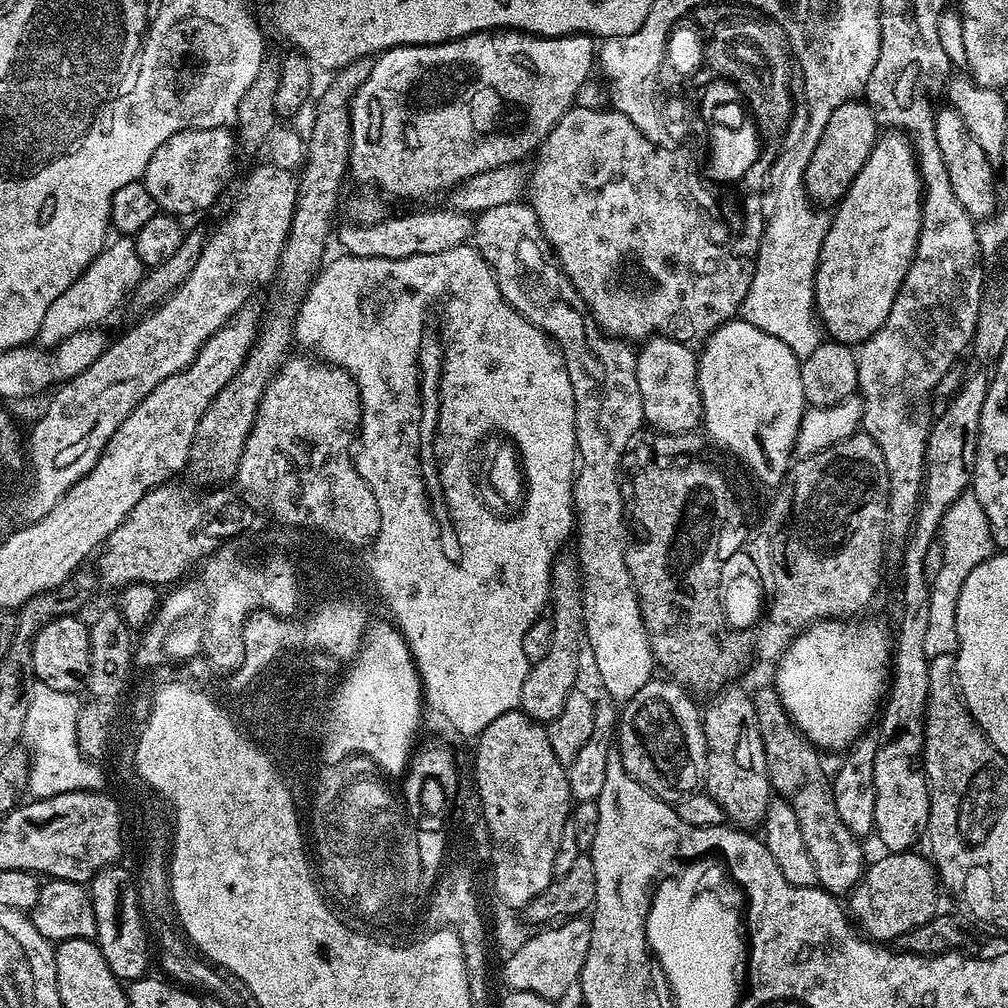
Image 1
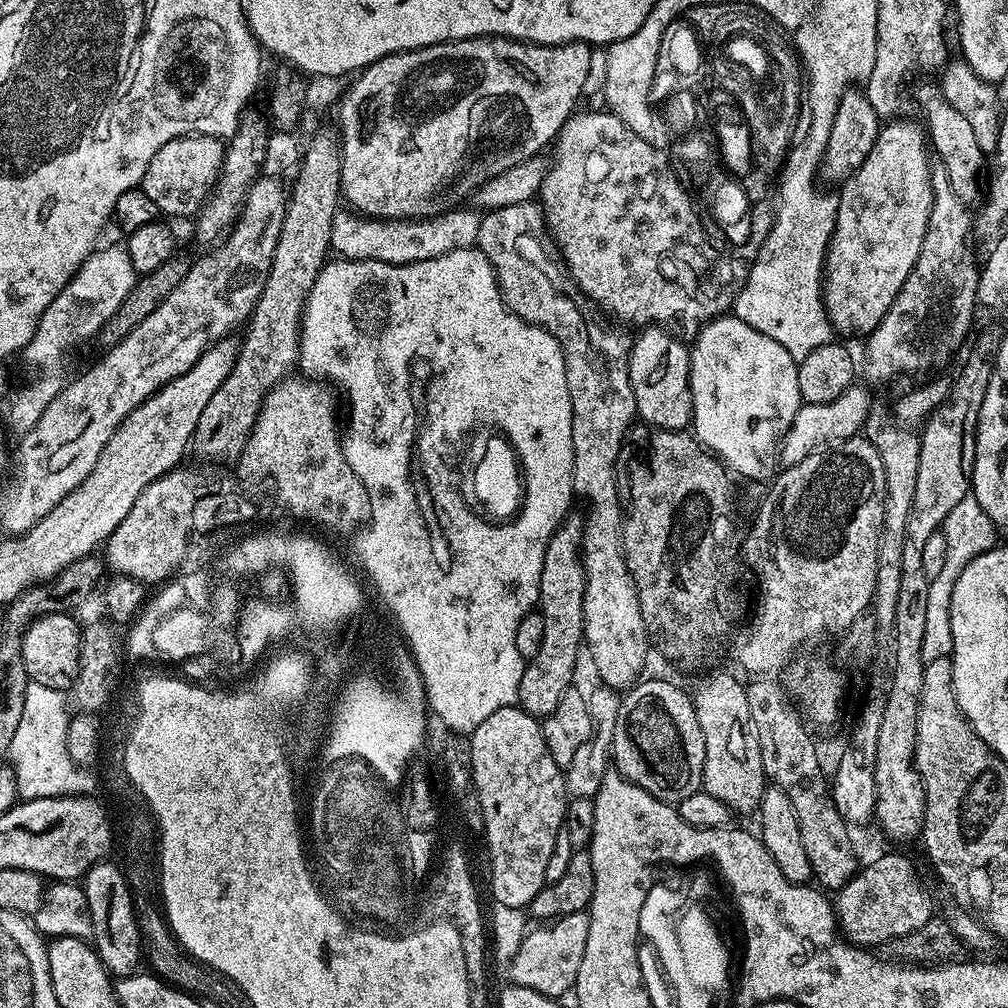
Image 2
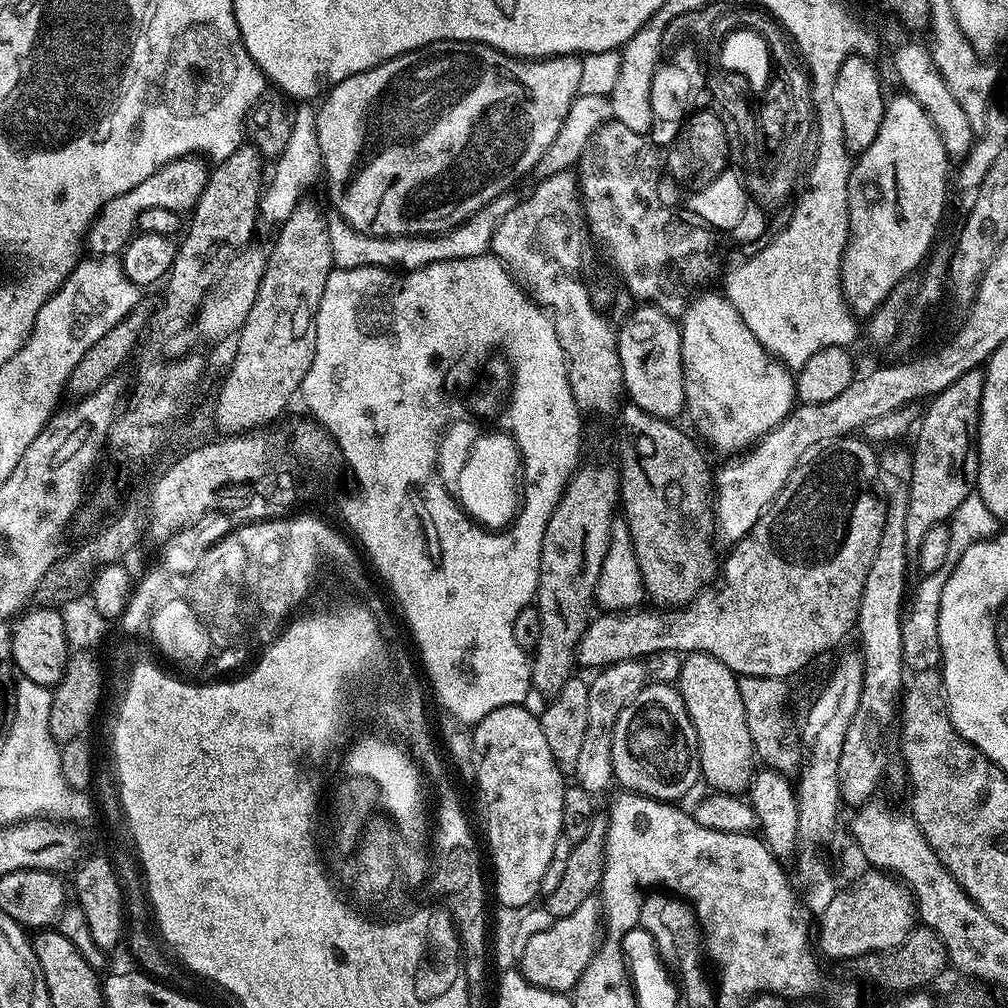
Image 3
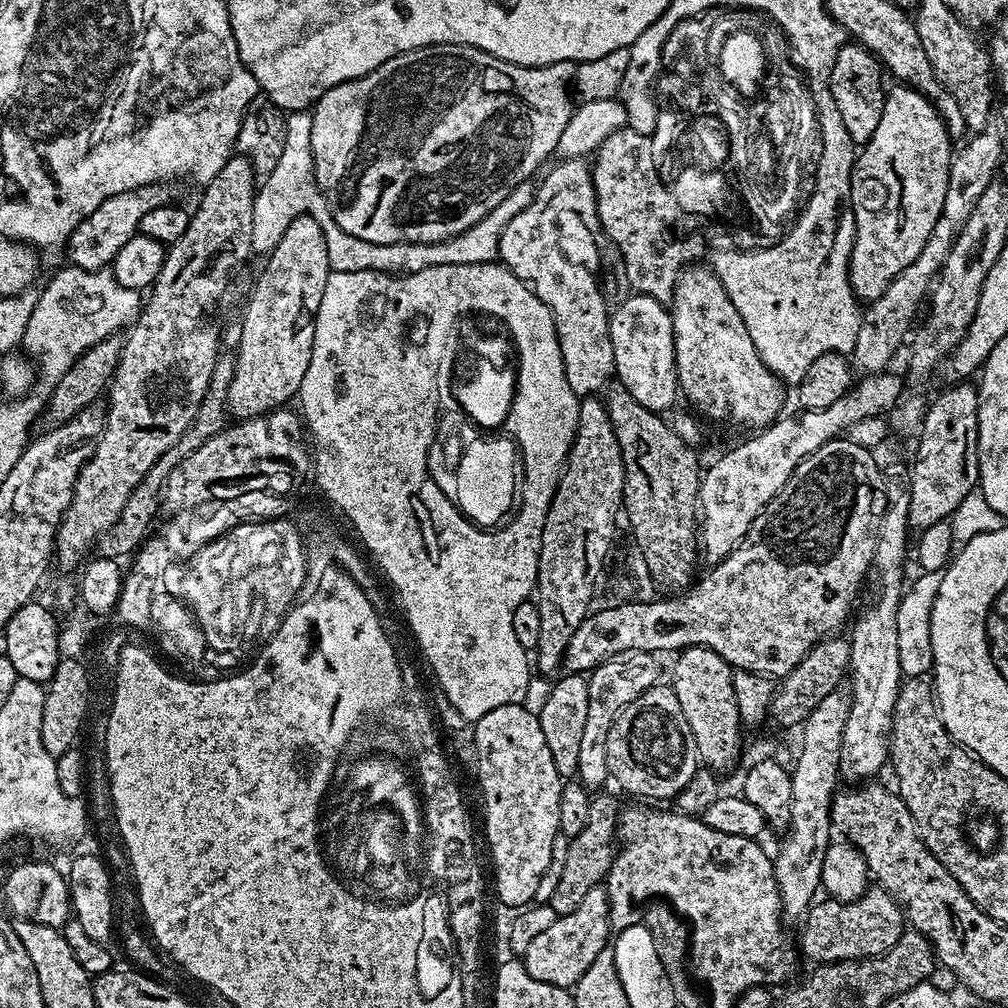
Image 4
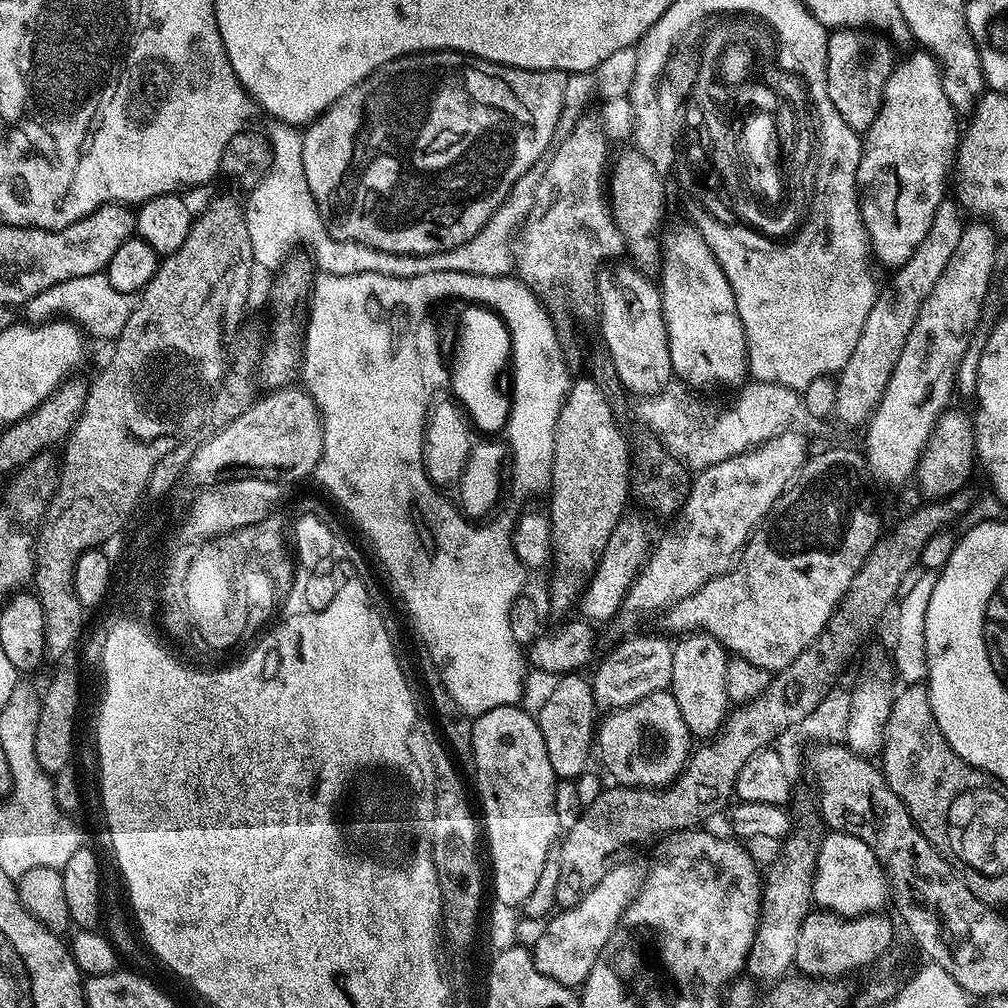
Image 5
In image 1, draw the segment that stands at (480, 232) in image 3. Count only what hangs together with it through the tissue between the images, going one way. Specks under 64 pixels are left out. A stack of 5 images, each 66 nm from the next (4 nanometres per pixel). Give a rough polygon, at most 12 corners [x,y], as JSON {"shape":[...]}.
{"shape":[[408,212],[340,232],[358,258],[442,254],[468,244],[471,215]]}

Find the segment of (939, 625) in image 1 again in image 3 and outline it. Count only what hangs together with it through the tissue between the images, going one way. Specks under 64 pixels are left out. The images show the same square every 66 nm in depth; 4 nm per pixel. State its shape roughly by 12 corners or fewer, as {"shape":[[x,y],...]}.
{"shape":[[978,494],[947,521],[948,561],[921,578],[902,628],[912,674],[941,667],[938,610],[952,565],[1002,524]]}

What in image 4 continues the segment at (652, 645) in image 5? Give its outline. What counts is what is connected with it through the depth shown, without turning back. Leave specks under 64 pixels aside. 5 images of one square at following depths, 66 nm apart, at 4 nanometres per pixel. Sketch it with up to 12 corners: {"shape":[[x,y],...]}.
{"shape":[[624,650],[587,677],[590,702],[576,776],[609,783],[606,738],[616,716],[653,687],[657,653]]}

